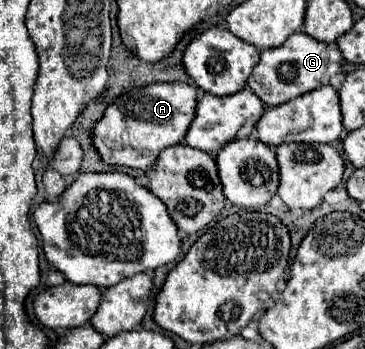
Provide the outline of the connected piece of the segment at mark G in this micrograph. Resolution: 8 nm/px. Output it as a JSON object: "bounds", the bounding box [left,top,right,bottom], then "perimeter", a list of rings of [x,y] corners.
{"bounds":[247,32,343,106],"perimeter":[[[297,32],[289,36],[289,40],[281,48],[269,48],[261,52],[259,64],[253,68],[253,74],[247,80],[247,86],[259,96],[259,100],[265,106],[281,106],[301,94],[307,94],[309,90],[321,88],[329,84],[329,78],[341,72],[343,54],[339,46],[317,42],[305,32]]]}

